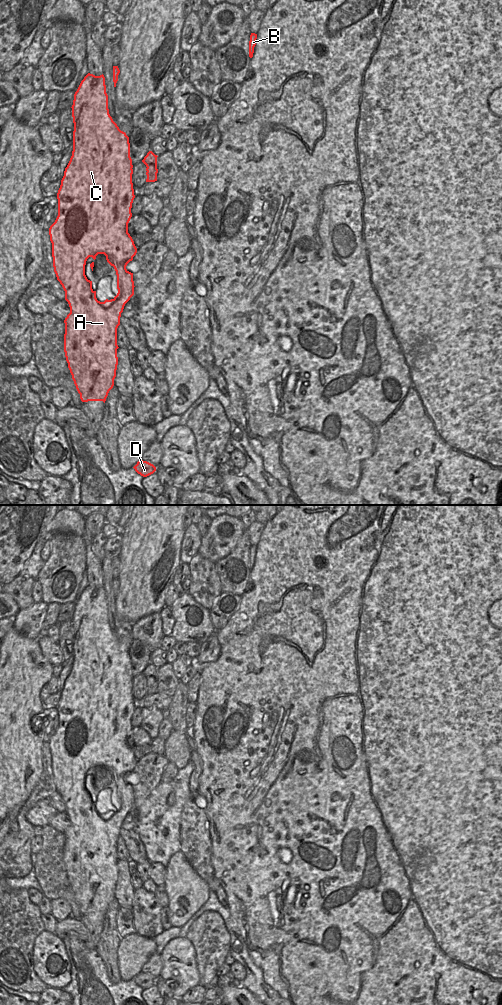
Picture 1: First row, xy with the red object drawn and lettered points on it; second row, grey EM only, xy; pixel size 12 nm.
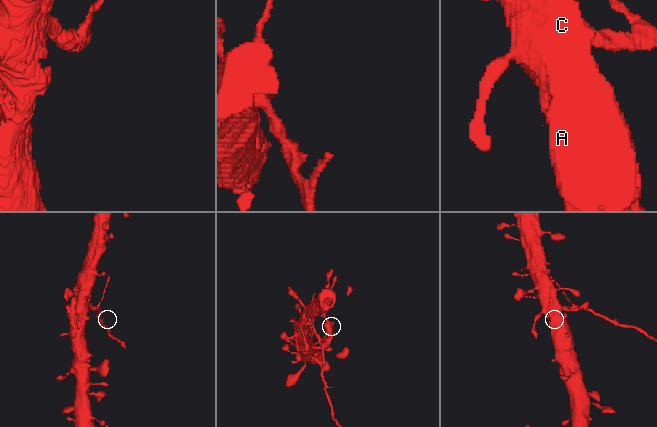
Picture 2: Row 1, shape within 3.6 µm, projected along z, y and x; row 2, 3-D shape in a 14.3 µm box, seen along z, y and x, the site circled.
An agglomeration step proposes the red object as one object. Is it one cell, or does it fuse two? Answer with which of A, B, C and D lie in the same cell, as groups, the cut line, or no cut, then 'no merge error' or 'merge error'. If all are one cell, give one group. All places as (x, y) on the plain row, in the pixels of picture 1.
groups A C D / B; cut xy (148, 679), (147, 684); merge error

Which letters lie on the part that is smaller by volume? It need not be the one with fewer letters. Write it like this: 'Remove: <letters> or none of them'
Remove: B

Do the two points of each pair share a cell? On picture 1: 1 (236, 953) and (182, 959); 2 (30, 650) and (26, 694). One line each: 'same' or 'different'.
1: different
2: same

